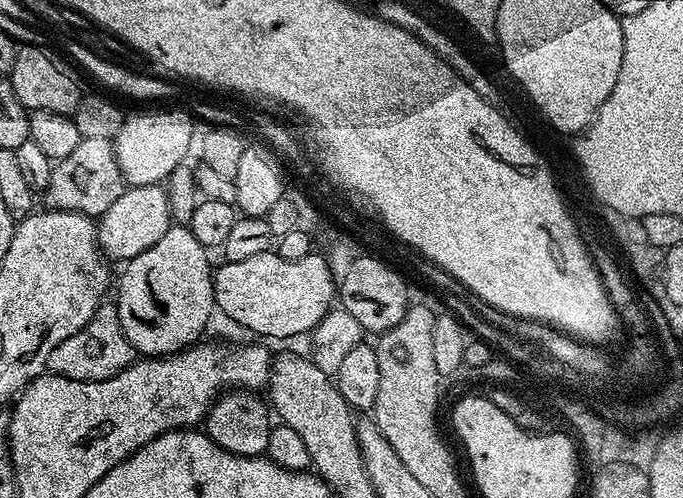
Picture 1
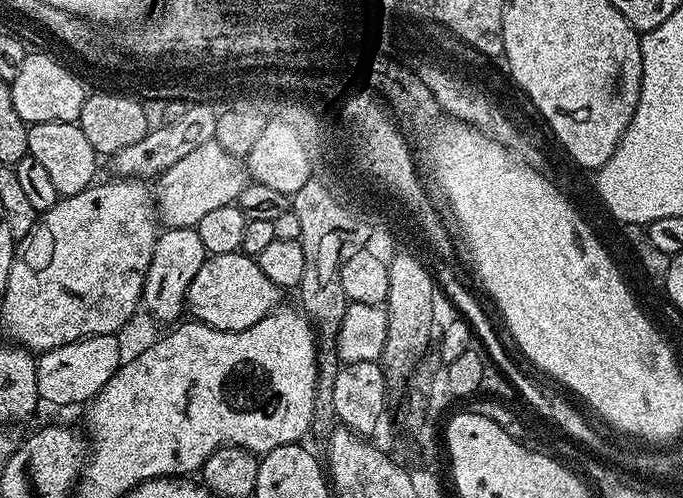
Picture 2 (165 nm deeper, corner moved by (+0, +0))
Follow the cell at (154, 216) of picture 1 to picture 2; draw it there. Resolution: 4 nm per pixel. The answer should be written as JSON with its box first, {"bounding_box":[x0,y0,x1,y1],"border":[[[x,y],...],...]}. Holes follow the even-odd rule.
{"bounding_box":[154,140,246,229],"border":[[[211,140],[206,142],[206,146],[198,146],[198,150],[186,154],[186,158],[174,162],[174,166],[170,166],[170,170],[166,170],[159,176],[157,184],[160,185],[155,185],[154,188],[154,204],[158,209],[159,223],[165,229],[195,228],[198,222],[202,222],[205,214],[218,210],[218,206],[237,203],[239,195],[242,194],[246,185],[246,168],[237,157],[226,154],[226,150],[222,150],[222,146],[218,146],[215,140]]]}

